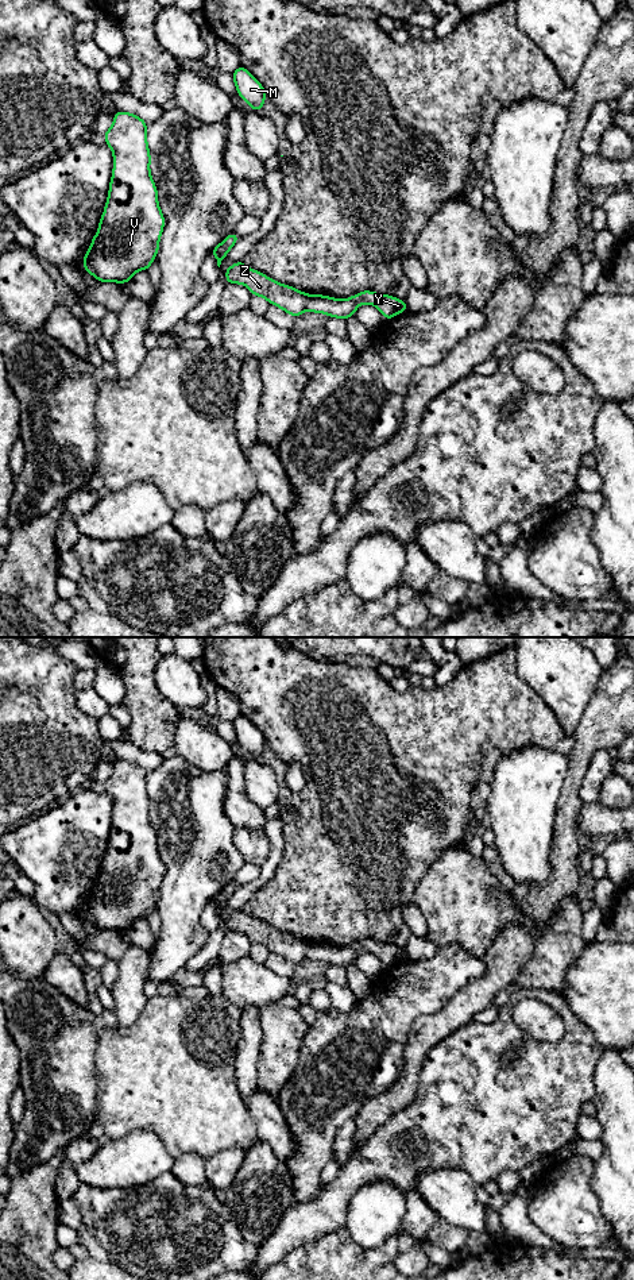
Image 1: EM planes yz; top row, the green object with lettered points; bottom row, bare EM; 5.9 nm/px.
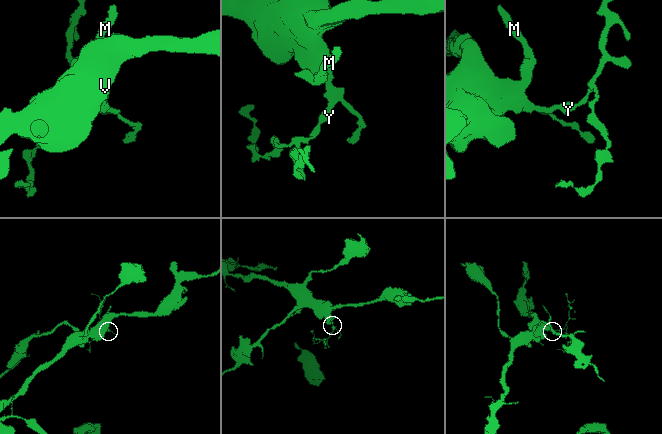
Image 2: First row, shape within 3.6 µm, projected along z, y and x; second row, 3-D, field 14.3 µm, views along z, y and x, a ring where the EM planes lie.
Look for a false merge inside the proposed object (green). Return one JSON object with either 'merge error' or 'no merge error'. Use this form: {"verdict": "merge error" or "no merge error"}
{"verdict": "no merge error"}

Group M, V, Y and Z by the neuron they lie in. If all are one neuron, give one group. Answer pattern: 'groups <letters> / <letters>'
groups M V Y Z

